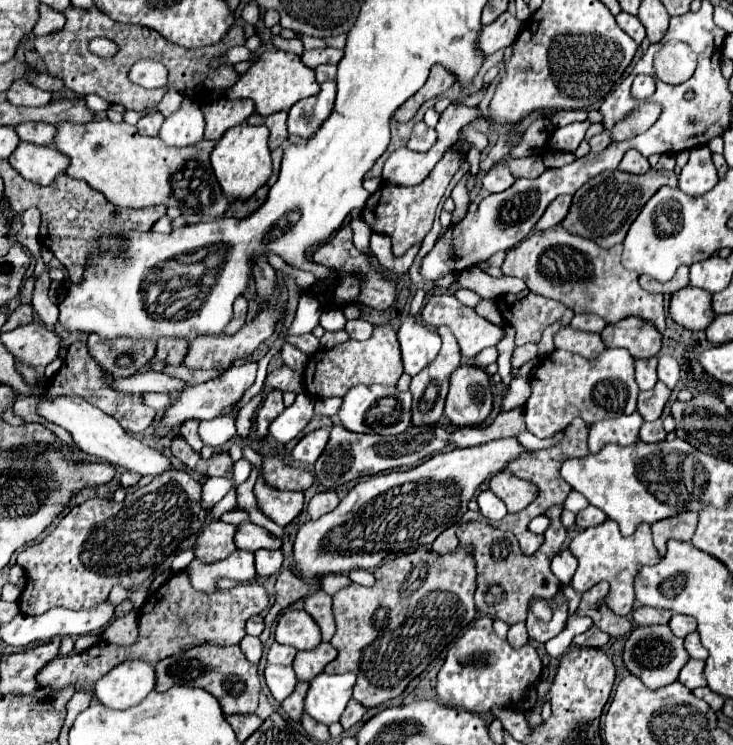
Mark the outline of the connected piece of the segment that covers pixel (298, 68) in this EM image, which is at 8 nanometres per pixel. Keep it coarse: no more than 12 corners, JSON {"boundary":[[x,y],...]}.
{"boundary":[[264,51],[228,87],[266,117],[316,95],[314,71],[288,51]]}

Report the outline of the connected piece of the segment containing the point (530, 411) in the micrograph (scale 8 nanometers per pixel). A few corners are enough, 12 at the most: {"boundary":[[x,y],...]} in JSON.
{"boundary":[[554,349],[530,377],[526,429],[554,437],[636,411],[626,349]]}

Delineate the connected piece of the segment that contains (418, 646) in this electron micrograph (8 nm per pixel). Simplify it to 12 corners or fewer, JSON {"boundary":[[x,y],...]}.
{"boundary":[[420,547],[332,595],[364,707],[404,693],[474,615],[470,547]]}

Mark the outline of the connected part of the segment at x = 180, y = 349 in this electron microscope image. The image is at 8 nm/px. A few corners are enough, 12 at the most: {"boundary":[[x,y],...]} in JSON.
{"boundary":[[158,339],[154,361],[180,365],[188,351],[184,339]]}

